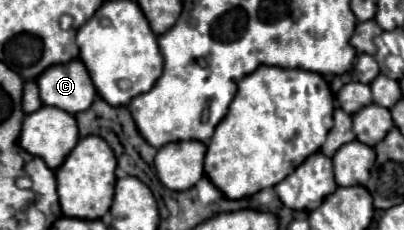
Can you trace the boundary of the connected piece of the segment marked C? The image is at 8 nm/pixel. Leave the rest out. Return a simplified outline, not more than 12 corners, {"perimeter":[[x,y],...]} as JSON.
{"perimeter":[[76,58],[38,76],[46,106],[78,114],[96,90]]}

